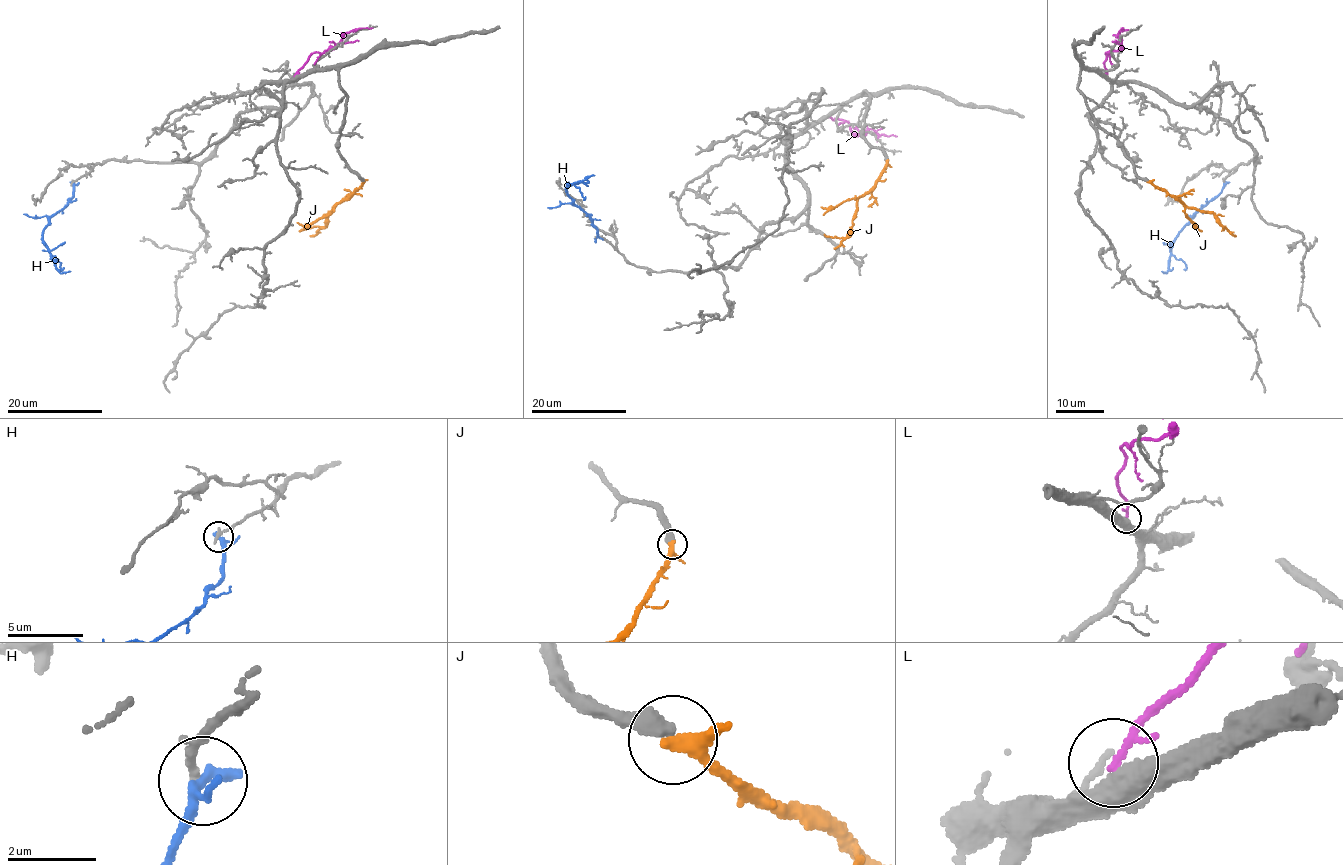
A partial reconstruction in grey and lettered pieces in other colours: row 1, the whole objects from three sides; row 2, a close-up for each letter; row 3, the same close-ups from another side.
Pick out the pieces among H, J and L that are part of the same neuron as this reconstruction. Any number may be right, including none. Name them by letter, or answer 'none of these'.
J

